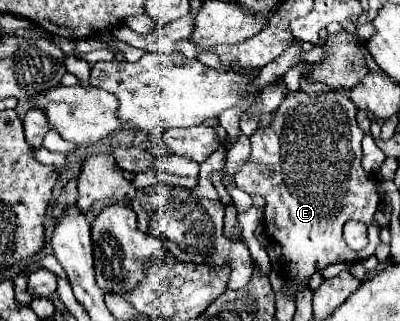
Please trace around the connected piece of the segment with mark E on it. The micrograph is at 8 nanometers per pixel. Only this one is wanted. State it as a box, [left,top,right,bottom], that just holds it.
[234,90,380,300]

